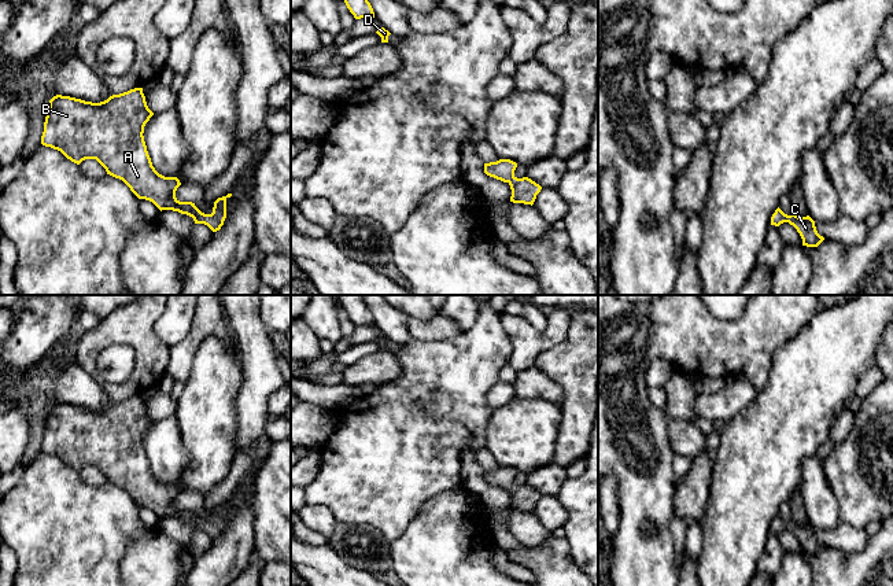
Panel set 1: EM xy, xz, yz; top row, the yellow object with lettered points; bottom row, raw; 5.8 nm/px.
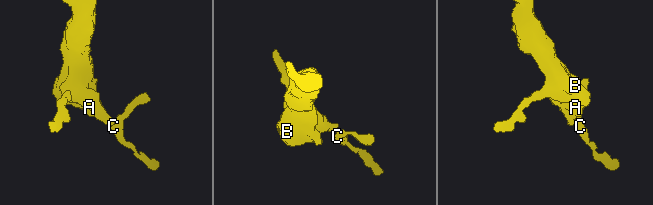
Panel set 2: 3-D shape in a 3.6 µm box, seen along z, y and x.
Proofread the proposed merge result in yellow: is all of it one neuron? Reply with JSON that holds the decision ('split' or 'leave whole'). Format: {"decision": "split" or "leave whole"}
{"decision": "leave whole"}

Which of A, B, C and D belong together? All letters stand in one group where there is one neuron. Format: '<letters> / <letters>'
A B C D

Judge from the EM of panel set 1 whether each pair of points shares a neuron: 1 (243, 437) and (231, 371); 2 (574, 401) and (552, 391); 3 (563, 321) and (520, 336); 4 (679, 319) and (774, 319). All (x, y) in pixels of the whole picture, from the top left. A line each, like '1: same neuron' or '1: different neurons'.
1: different neurons
2: different neurons
3: same neuron
4: same neuron

